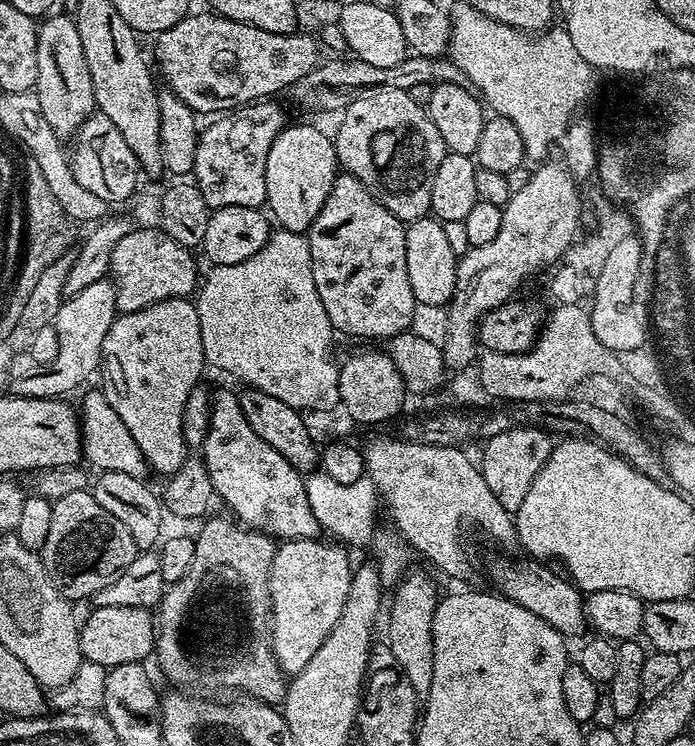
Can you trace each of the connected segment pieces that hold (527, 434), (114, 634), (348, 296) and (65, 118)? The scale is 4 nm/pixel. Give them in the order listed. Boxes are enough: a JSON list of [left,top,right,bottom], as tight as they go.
[[478,428,553,514],[79,606,156,670],[306,174,418,341],[34,15,96,138]]

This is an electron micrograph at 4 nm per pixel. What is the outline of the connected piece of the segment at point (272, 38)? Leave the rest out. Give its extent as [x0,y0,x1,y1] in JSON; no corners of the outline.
[155,10,321,114]

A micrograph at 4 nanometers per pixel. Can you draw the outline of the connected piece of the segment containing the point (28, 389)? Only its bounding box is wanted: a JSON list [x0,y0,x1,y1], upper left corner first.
[10,279,117,398]

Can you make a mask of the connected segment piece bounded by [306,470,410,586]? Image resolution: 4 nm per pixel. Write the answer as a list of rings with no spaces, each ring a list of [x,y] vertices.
[[[316,470],[307,477],[306,494],[310,498],[310,510],[314,510],[314,516],[318,518],[321,529],[325,533],[329,532],[330,535],[337,536],[337,538],[332,538],[337,541],[345,540],[345,542],[340,542],[345,545],[353,544],[356,548],[360,548],[372,540],[373,546],[376,547],[374,560],[379,567],[380,580],[384,585],[396,586],[404,579],[410,568],[408,565],[410,549],[395,531],[376,532],[377,501],[374,499],[374,489],[371,483],[343,484],[334,482],[334,478],[330,478],[323,470]]]

